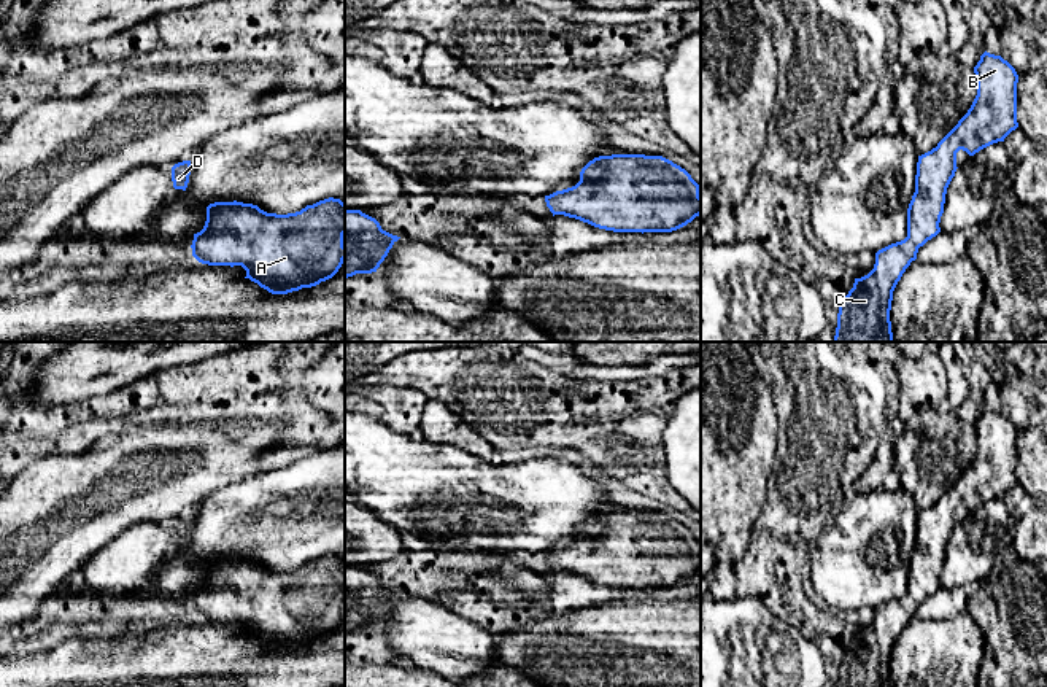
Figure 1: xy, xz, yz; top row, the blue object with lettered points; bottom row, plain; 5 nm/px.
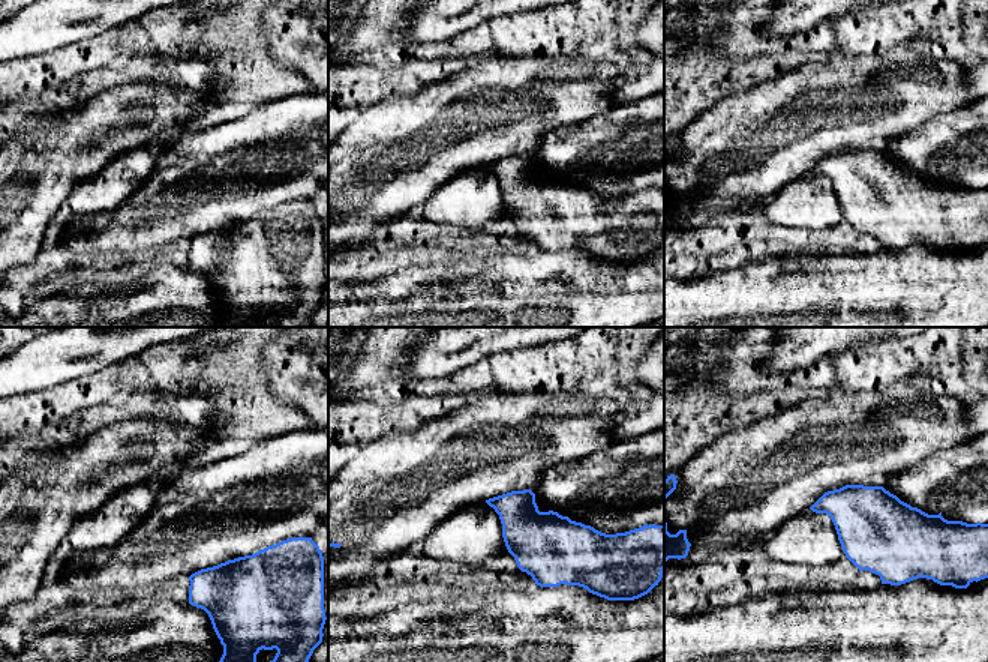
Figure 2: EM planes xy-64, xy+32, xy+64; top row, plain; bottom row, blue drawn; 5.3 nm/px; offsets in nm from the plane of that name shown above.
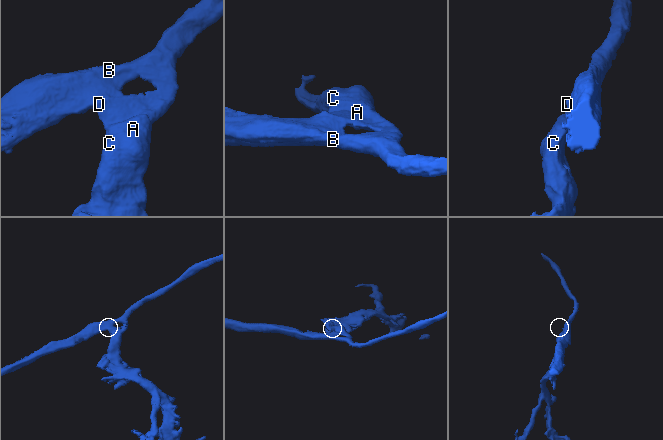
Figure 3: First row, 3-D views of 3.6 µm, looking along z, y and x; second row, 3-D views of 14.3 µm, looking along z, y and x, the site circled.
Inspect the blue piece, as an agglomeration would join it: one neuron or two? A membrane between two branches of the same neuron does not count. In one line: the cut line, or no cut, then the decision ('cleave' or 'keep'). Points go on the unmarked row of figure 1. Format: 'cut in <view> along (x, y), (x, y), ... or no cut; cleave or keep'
no cut; keep

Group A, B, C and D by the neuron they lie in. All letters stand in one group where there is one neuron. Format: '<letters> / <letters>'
A B C D

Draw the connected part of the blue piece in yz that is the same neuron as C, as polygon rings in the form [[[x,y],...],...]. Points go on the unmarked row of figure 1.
[[[983,409],[974,423],[977,452],[968,469],[931,507],[918,512],[915,549],[907,565],[907,593],[875,609],[874,625],[855,635],[842,655],[836,687],[891,687],[893,647],[918,604],[941,588],[947,544],[960,506],[974,512],[1004,498],[1018,483],[1015,425],[1001,412]]]

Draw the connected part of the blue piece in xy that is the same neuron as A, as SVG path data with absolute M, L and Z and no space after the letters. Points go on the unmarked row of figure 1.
M324 555L307 561L300 568L276 571L243 558L214 558L207 563L207 577L200 588L194 590L192 612L208 622L241 622L246 633L272 650L288 650L302 644L311 644L332 635L345 617L345 560L340 555Z

